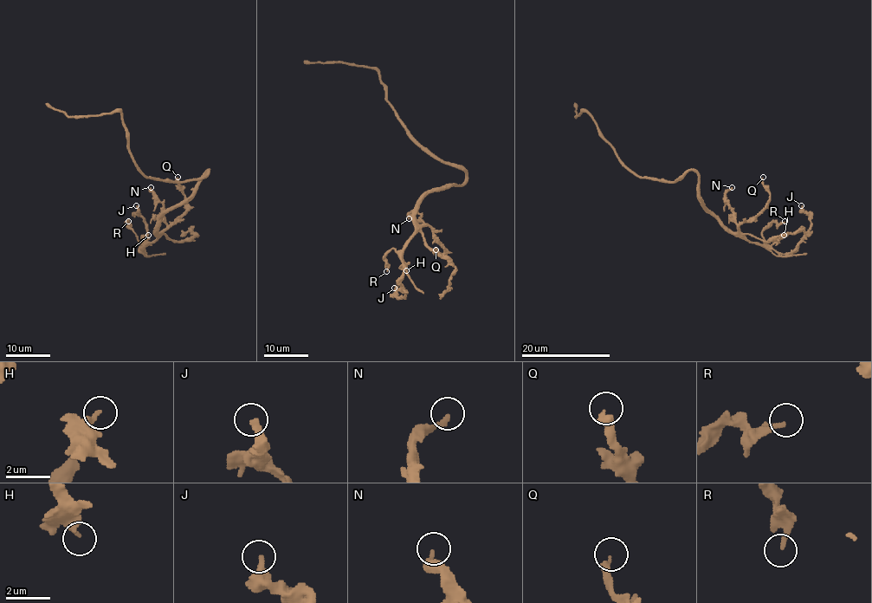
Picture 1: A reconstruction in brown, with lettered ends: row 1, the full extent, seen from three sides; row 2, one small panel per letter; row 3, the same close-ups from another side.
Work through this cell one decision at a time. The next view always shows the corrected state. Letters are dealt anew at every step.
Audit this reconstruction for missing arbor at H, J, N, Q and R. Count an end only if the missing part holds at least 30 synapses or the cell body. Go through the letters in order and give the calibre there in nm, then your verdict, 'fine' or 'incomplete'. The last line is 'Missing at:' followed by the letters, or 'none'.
H: 180 nm thick; fine
J: 360 nm thick; fine
N: 200 nm thick; fine
Q: 320 nm thick; incomplete
R: 190 nm thick; fine
Missing at: Q

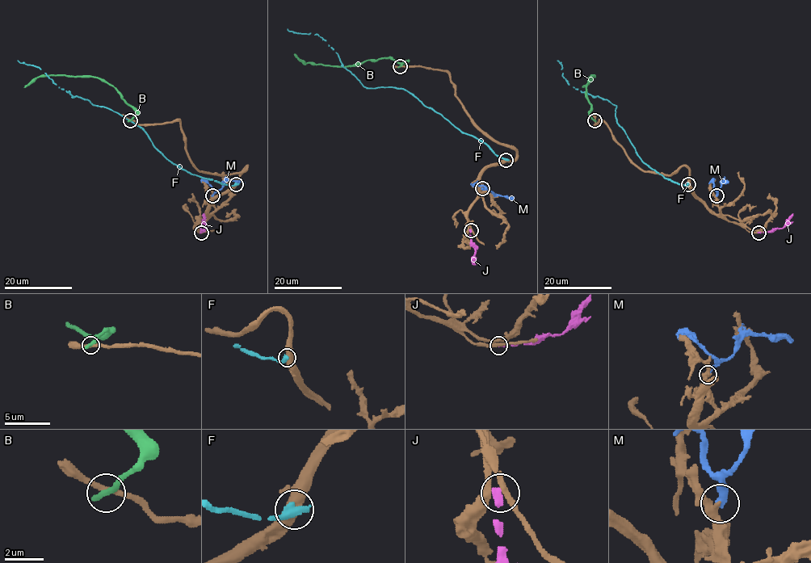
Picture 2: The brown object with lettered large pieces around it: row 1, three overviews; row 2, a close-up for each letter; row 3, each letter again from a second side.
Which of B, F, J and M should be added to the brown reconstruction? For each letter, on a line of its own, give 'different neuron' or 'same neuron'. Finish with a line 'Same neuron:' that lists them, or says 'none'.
B: different neuron
F: different neuron
J: different neuron
M: different neuron
Same neuron: none

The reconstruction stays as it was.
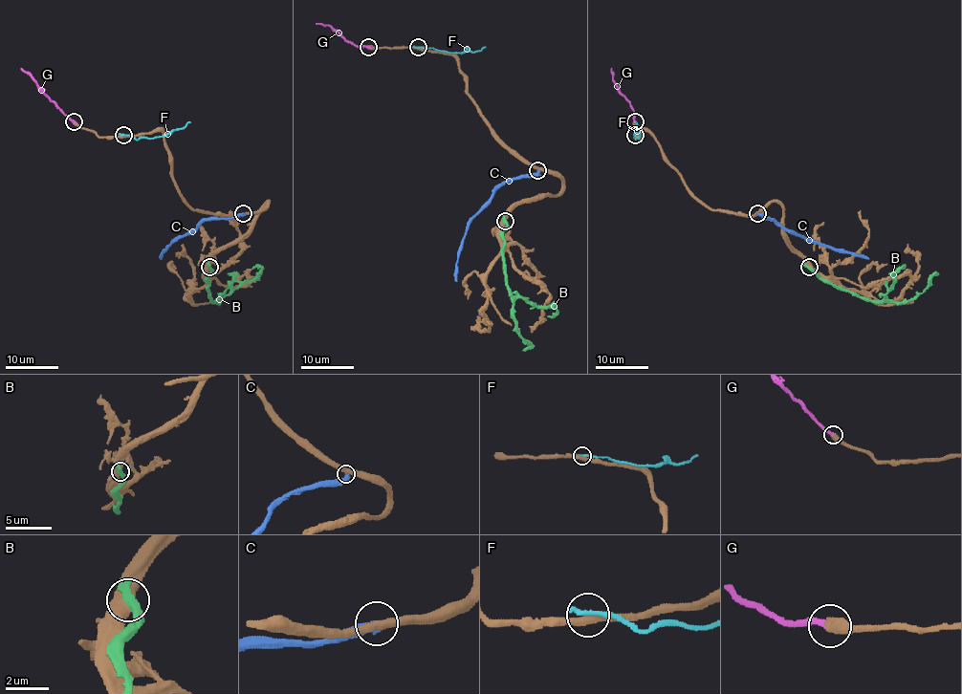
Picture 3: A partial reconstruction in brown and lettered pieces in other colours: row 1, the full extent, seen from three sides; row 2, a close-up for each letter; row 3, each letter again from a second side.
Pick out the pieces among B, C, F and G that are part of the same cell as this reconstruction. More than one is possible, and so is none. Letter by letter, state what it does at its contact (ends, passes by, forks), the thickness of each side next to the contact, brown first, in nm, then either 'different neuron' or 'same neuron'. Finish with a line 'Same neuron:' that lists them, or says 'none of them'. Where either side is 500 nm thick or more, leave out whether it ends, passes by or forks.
B: calibres 500 and 550 nm; different neuron
C: it ends; calibres 420 and 420 nm; different neuron
F: it ends; calibres 340 and 280 nm; different neuron
G: calibres 500 and 340 nm; same neuron
Same neuron: G

